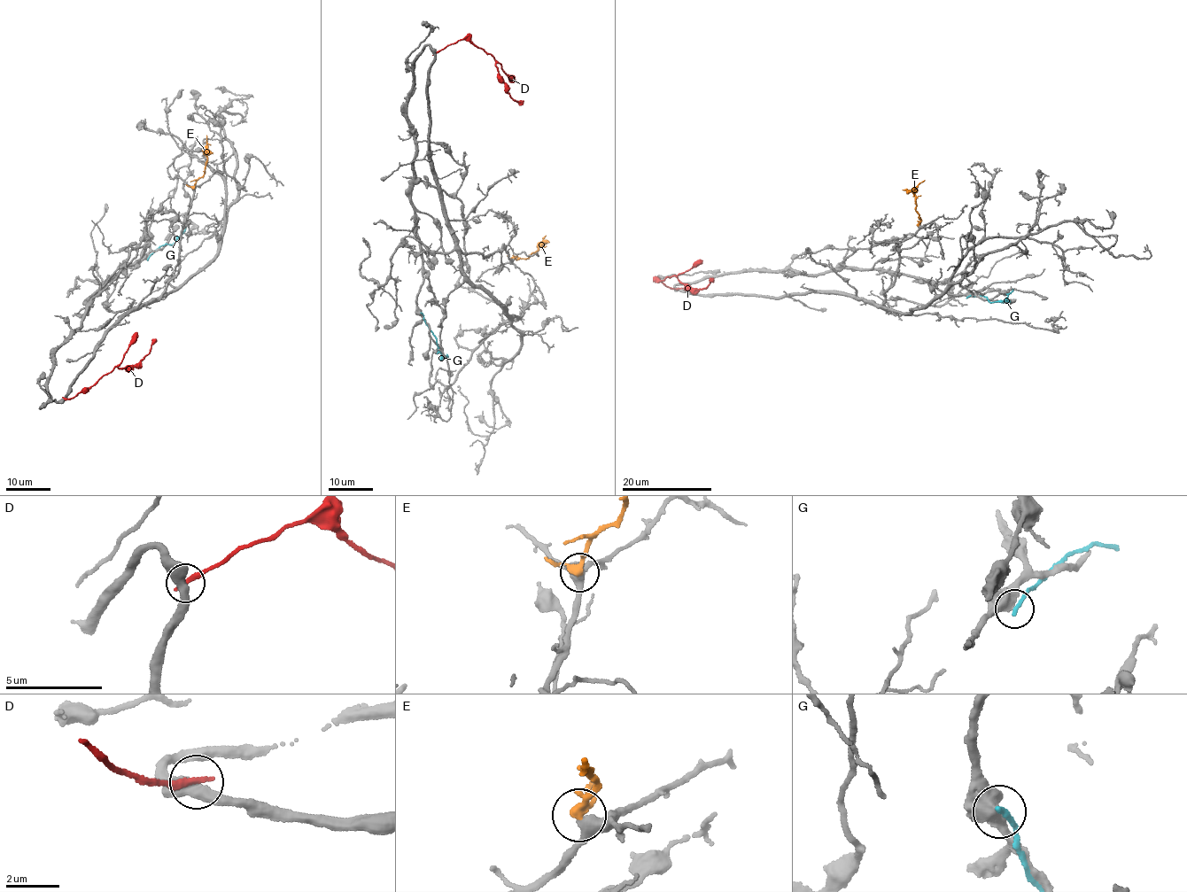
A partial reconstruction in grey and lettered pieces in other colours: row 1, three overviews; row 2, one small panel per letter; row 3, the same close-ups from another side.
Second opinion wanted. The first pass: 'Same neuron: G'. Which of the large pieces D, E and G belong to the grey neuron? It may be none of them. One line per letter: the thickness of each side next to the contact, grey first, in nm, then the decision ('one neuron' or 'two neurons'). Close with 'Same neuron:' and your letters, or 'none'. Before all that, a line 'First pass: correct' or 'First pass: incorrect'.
First pass: incorrect
D: 480/300 nm | two neurons
E: 380/240 nm | one neuron
G: 500/200 nm | two neurons
Same neuron: E

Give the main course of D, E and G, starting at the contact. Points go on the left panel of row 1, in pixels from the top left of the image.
D: (64, 398), (73, 397), (116, 367), (122, 368), (135, 364), (149, 352), (156, 339)
E: (194, 188), (196, 182), (204, 174), (207, 160), (205, 147), (206, 135)
G: (148, 259), (161, 245), (172, 244), (184, 229), (186, 217)

